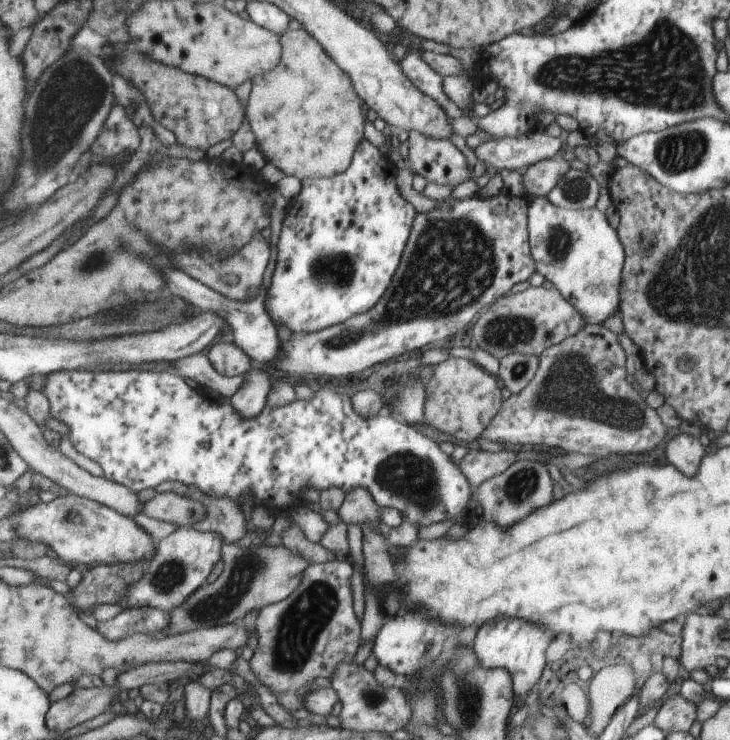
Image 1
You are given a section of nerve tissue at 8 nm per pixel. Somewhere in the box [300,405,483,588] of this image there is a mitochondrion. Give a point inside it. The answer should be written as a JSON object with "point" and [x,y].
{"point":[408,477]}

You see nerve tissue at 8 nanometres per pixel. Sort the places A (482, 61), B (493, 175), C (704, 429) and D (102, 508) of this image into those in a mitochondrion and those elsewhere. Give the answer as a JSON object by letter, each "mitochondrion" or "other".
{"A":"other","B":"other","C":"other","D":"other"}

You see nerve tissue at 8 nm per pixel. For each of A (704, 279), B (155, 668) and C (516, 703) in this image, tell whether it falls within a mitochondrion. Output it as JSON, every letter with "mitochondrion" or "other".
{"A":"mitochondrion","B":"other","C":"other"}

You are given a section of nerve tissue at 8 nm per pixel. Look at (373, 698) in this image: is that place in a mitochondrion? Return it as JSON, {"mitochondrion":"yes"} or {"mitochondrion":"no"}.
{"mitochondrion":"yes"}

